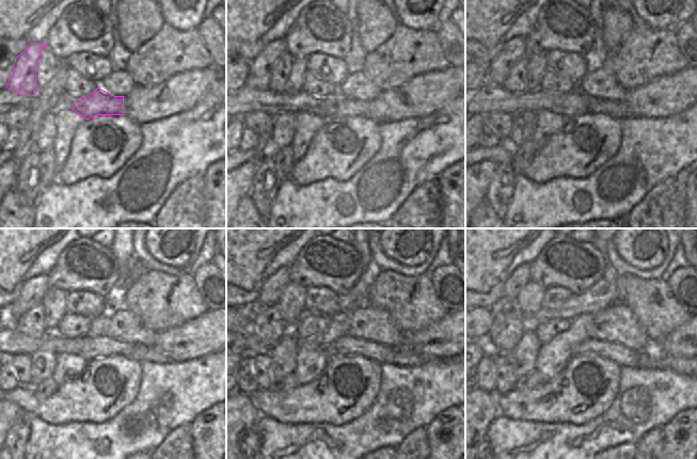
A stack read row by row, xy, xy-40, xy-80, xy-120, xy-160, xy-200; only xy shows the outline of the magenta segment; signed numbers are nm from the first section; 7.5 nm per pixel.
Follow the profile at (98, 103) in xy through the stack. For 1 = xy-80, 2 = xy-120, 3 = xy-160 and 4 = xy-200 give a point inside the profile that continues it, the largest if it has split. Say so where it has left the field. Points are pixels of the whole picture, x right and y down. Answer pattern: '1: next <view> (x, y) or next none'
1: next xy-80 (618, 110)
2: next xy-120 (140, 352)
3: next xy-160 (404, 355)
4: next xy-200 (653, 355)

